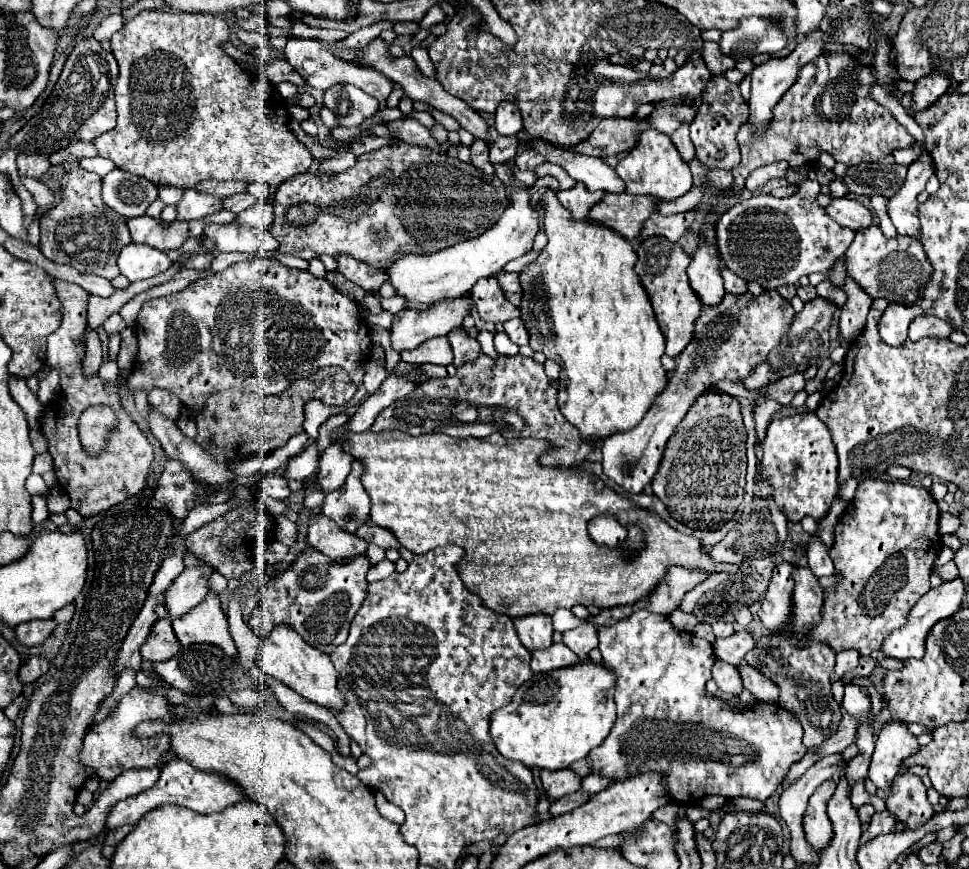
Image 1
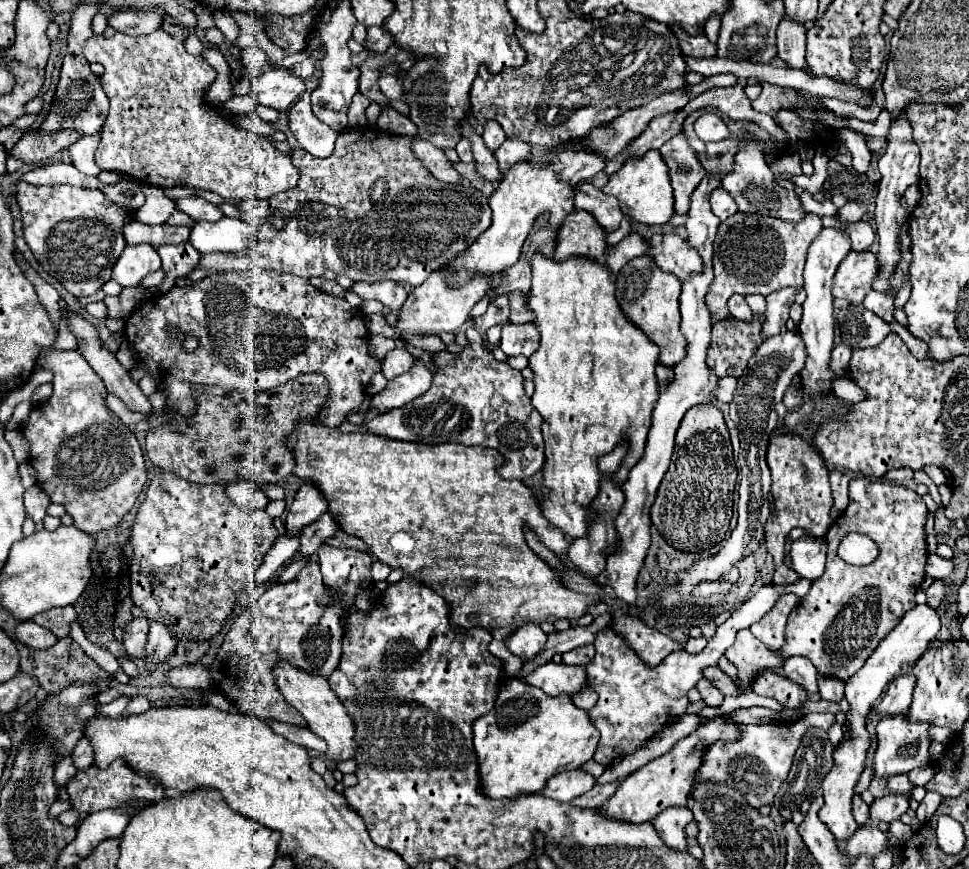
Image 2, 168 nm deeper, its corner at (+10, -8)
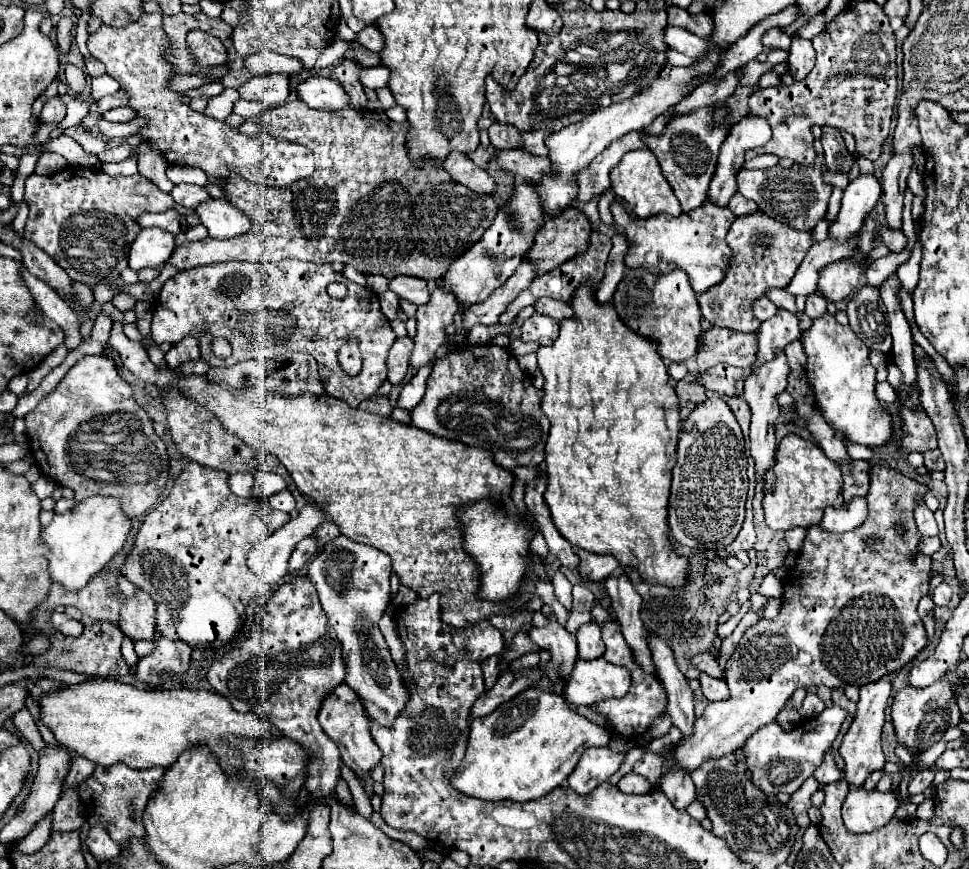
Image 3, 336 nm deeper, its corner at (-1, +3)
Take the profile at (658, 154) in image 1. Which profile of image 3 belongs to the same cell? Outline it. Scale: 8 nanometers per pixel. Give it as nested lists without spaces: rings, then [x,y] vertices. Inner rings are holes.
[[[649,149],[625,153],[621,163],[611,171],[613,193],[619,199],[623,199],[625,203],[629,203],[629,207],[633,209],[633,213],[637,217],[655,217],[659,213],[677,217],[683,213],[671,185],[667,185],[667,183],[669,181],[665,181],[665,175],[661,173],[661,167],[657,165],[657,157],[653,157],[653,151],[649,151]]]

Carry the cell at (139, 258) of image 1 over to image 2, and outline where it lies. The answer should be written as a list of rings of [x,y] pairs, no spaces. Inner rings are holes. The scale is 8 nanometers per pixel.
[[[150,244],[126,246],[114,264],[112,278],[122,286],[138,286],[144,276],[160,270],[160,256]]]

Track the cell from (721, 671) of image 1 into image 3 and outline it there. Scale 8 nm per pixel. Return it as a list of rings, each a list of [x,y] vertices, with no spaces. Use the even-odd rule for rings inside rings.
[[[701,673],[699,681],[701,681],[701,691],[709,701],[723,701],[729,697],[729,687],[725,685],[723,679],[713,679],[707,677],[707,673]]]

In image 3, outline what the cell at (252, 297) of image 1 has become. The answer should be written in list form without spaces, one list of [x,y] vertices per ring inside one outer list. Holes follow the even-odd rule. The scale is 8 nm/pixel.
[[[297,259],[263,265],[229,261],[187,269],[169,279],[153,311],[151,337],[175,345],[183,337],[195,333],[201,333],[201,361],[211,367],[229,367],[247,359],[265,363],[275,359],[283,349],[307,351],[321,365],[321,379],[327,395],[343,399],[353,407],[373,397],[385,381],[387,355],[395,341],[395,333],[381,313],[379,299],[373,291],[335,273],[331,265],[315,265]],[[333,281],[347,285],[349,291],[343,299],[327,295],[327,285]],[[217,337],[229,341],[233,349],[229,359],[221,361],[213,357],[211,341]],[[351,337],[359,341],[363,357],[363,369],[353,377],[341,369],[337,359],[341,345]]]

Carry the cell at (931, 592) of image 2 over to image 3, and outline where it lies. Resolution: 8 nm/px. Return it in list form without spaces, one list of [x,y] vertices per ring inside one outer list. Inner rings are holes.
[[[943,581],[933,589],[933,601],[935,605],[947,605],[949,599],[951,599],[951,587]]]

